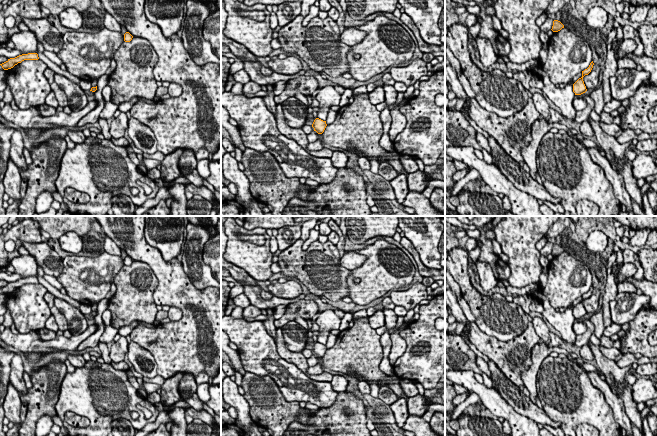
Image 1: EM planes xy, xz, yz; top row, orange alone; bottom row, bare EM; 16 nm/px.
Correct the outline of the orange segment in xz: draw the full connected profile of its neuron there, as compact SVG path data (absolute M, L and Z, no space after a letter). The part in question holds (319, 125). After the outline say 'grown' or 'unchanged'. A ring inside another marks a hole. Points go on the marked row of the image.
M316 118L312 124L314 131L316 131L318 134L322 134L326 126L327 126L326 121L323 121L319 118Z; unchanged

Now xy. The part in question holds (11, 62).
M28 53L28 54L22 54L15 58L10 58L6 62L0 64L4 70L8 70L13 68L18 63L21 63L24 60L38 60L38 54L37 53Z; unchanged

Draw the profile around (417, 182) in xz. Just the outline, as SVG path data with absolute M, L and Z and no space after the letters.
M416 171L407 175L407 184L409 192L422 193L429 183L428 173L425 171Z

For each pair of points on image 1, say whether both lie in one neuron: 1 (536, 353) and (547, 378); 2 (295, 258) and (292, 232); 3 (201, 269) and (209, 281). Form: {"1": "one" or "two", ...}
{"1": "two", "2": "two", "3": "one"}

